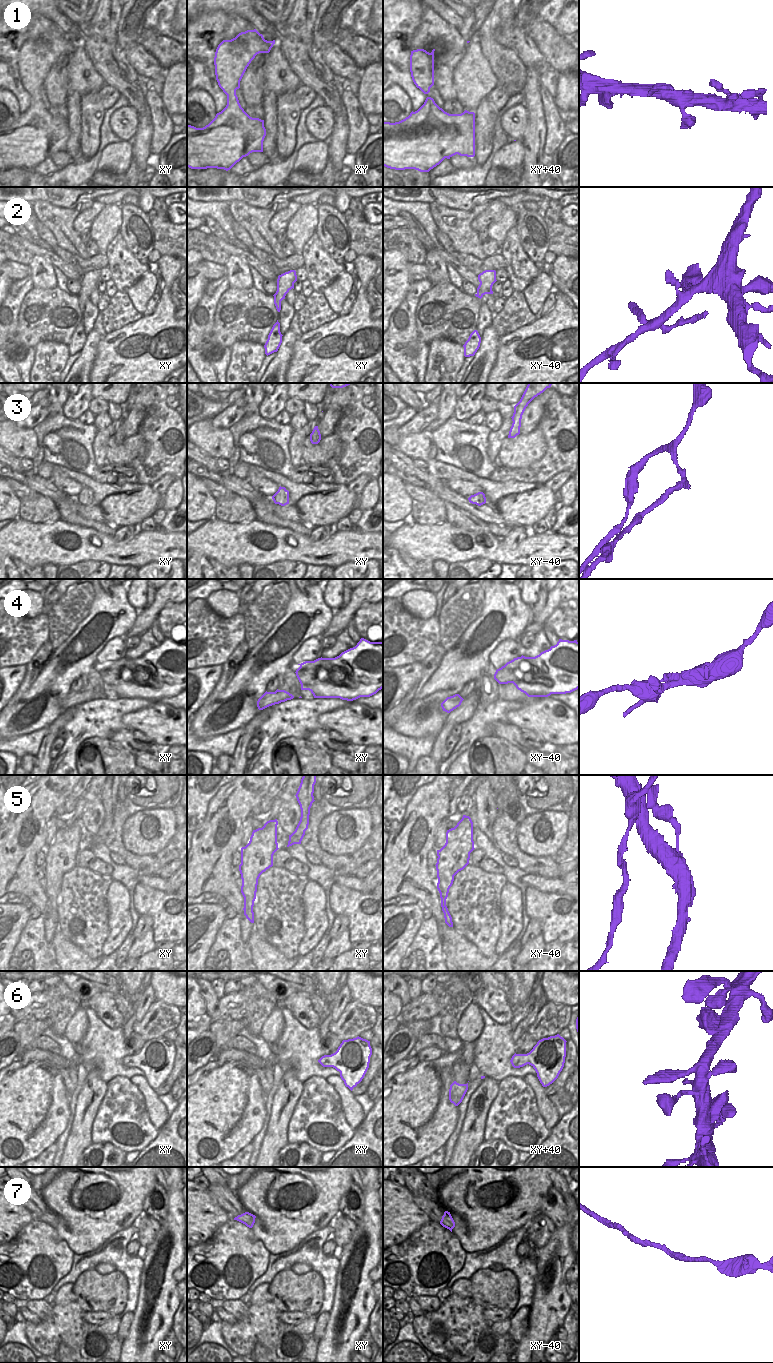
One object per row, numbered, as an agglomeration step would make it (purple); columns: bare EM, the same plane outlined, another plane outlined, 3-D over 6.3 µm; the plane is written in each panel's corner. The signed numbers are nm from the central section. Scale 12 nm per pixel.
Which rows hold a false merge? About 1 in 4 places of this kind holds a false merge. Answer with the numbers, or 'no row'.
3, 5

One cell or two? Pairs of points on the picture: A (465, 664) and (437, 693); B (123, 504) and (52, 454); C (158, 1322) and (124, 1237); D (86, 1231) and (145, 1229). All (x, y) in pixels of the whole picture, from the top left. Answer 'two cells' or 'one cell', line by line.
A: one cell
B: two cells
C: two cells
D: two cells

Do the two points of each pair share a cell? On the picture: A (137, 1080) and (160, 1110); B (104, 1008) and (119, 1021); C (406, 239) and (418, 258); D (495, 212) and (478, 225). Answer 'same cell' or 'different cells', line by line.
A: same cell
B: same cell
C: same cell
D: same cell

